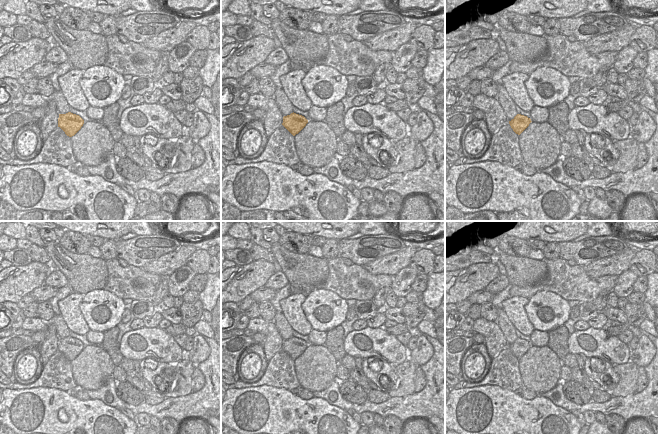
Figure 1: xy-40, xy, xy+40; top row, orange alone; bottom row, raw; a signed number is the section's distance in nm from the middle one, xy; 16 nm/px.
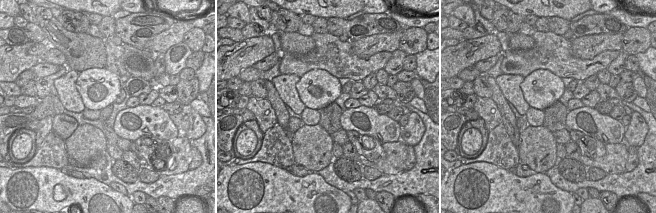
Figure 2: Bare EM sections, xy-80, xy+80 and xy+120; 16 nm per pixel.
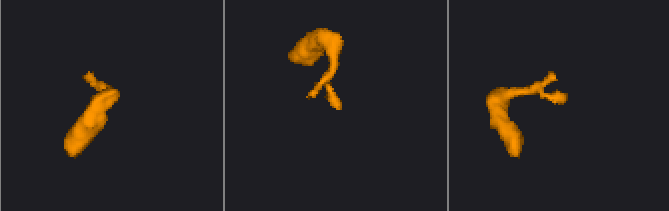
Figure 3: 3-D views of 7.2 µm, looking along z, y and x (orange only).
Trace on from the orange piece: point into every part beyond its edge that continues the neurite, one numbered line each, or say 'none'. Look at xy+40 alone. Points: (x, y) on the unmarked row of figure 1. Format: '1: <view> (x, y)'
none

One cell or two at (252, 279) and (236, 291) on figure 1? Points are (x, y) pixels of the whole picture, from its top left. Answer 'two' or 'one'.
one

